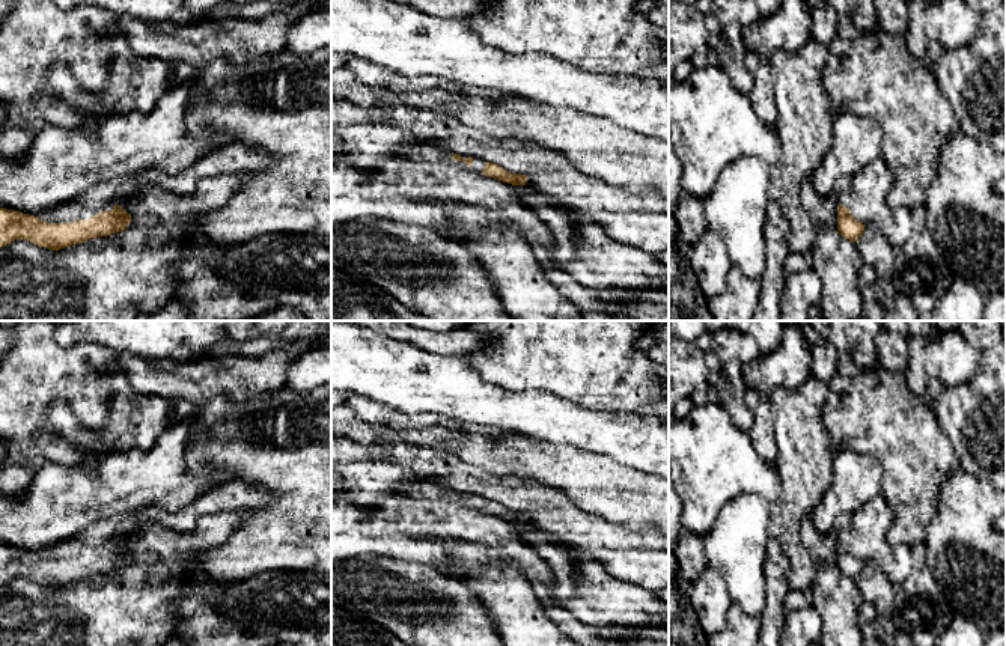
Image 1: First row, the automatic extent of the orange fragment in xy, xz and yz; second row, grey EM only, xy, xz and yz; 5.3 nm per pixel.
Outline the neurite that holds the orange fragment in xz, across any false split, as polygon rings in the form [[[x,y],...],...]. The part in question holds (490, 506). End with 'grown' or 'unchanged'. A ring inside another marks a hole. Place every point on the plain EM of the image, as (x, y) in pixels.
[[[426,480],[401,485],[398,486],[398,492],[411,495],[414,498],[426,498],[428,501],[458,503],[512,523],[530,523],[530,516],[526,512],[511,510],[498,501],[467,492],[461,494],[443,485],[431,483]]]; grown

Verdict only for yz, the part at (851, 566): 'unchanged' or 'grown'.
grown

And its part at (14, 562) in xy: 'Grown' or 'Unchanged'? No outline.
Grown

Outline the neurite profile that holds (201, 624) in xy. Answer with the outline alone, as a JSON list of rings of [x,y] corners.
[[[184,590],[178,598],[175,614],[179,619],[176,635],[185,646],[276,646],[268,635],[256,635],[241,626],[232,614],[218,611],[200,595]]]

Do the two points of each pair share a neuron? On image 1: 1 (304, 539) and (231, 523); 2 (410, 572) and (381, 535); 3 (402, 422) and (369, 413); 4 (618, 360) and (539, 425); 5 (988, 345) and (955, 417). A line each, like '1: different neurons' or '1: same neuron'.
1: different neurons
2: different neurons
3: same neuron
4: different neurons
5: same neuron

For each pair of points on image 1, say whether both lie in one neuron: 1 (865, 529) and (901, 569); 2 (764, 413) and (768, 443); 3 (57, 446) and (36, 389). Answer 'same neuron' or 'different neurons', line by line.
1: same neuron
2: same neuron
3: same neuron

